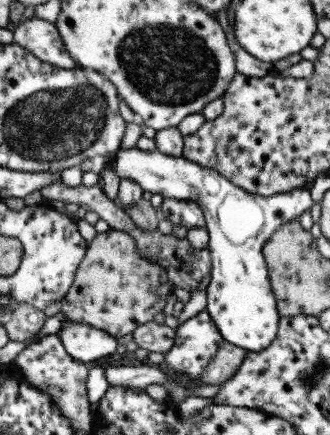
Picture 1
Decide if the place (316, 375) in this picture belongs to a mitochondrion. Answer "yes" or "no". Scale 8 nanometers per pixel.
yes

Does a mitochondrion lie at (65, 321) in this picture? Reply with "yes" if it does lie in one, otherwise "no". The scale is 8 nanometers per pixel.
no

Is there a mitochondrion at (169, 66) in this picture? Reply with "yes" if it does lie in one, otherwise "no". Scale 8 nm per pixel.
yes

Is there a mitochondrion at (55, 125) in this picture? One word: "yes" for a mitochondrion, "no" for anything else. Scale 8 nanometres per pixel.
yes

